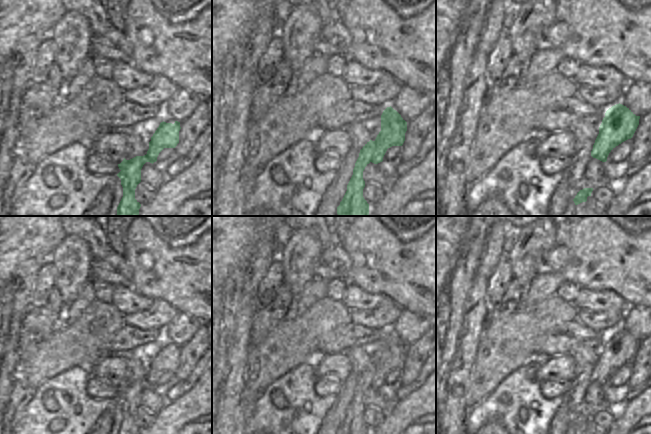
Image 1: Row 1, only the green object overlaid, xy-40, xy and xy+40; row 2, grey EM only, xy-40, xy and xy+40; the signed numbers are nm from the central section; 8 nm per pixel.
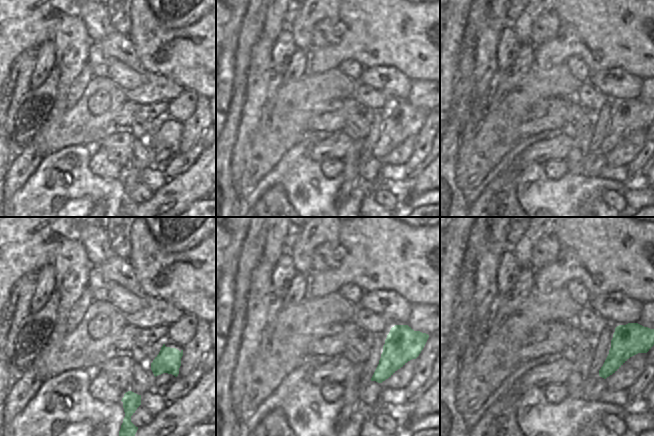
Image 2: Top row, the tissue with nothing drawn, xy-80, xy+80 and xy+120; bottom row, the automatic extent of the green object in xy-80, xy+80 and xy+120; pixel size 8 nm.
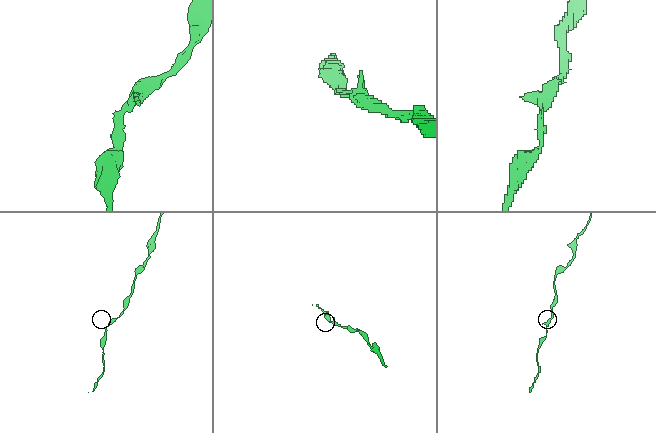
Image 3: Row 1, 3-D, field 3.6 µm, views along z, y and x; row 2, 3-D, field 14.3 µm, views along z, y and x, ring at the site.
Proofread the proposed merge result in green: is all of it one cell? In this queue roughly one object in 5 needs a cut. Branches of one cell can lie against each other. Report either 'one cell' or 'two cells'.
one cell

